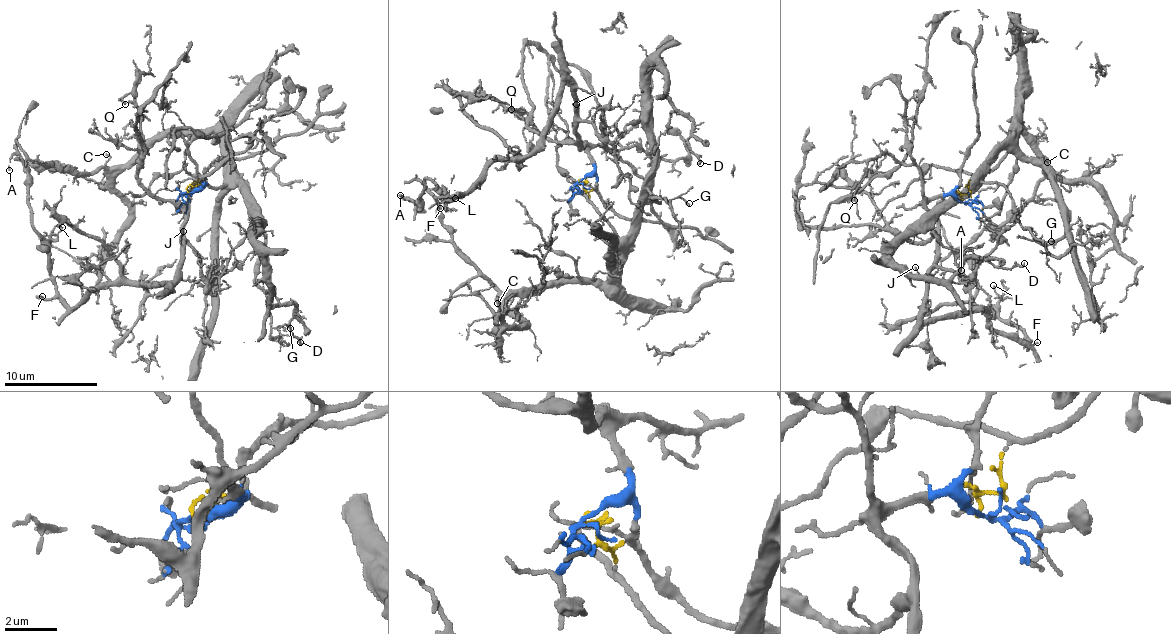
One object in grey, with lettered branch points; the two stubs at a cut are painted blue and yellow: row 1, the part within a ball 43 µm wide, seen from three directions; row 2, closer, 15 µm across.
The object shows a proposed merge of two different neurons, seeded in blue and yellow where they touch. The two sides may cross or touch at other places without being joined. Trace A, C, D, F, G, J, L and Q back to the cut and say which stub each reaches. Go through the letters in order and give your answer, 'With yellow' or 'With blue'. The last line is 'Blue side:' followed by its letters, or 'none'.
A: With blue
C: With yellow
D: With yellow
F: With blue
G: With yellow
J: With blue
L: With blue
Q: With blue
Blue side: A, F, J, L, Q

